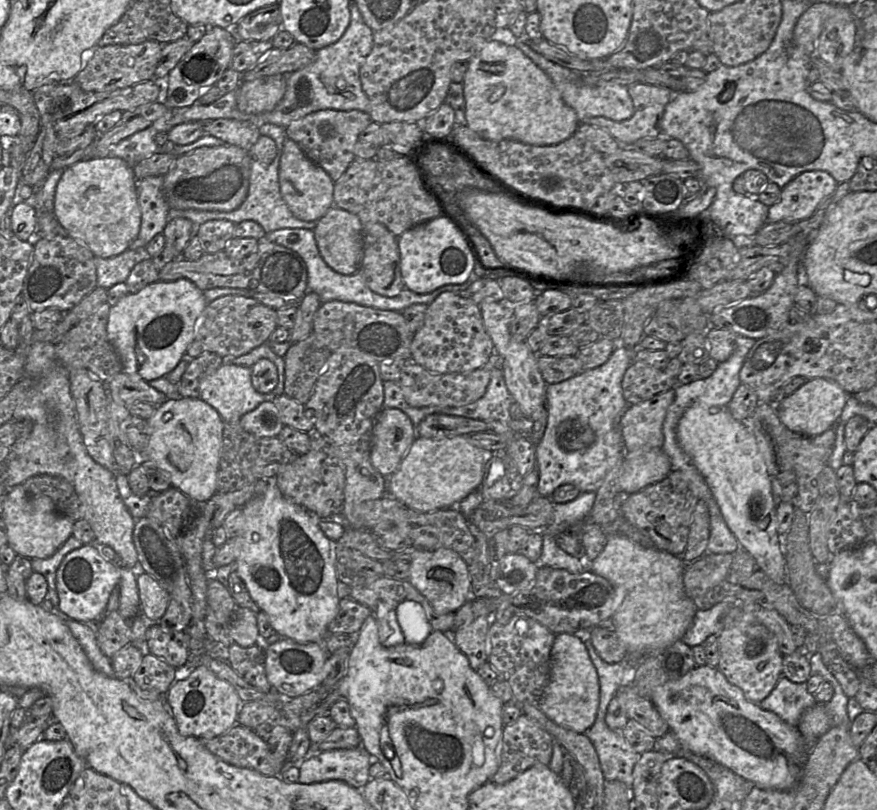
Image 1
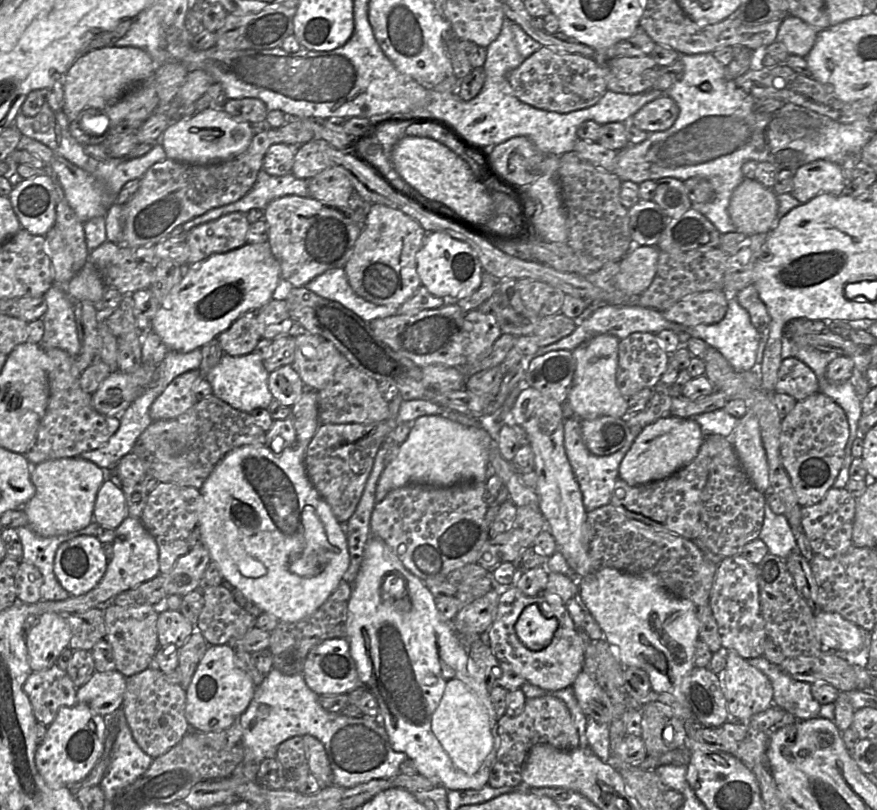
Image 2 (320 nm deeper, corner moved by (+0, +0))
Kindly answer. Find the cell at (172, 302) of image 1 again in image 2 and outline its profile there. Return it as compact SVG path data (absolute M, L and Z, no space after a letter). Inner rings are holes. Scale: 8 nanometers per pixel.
M268 241L244 243L242 246L224 253L215 253L202 263L194 263L181 280L164 298L151 321L151 329L160 337L168 349L189 352L217 337L233 321L248 311L258 310L273 297L281 278L281 267L272 253Z

